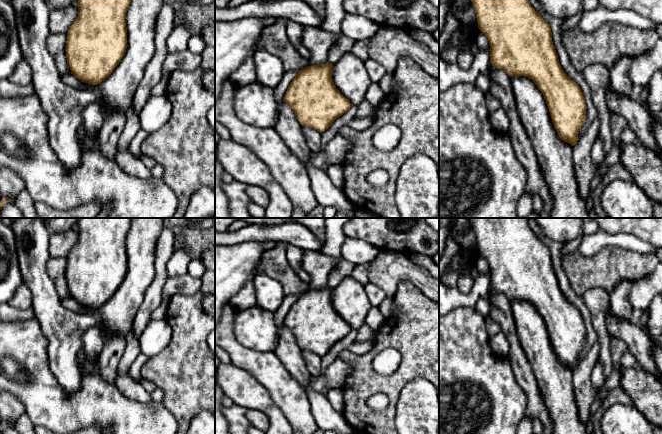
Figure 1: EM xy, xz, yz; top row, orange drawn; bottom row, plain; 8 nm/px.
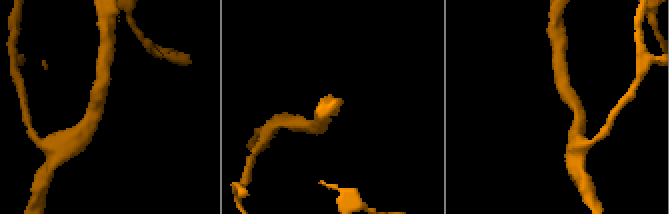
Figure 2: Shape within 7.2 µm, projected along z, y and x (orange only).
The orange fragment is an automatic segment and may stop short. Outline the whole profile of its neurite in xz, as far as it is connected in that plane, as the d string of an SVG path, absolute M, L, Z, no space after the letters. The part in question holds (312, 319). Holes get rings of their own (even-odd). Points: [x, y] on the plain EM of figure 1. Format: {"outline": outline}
{"outline": "M349 276L333 289L327 286L302 293L290 307L283 325L291 330L302 350L322 357L352 330L358 330L372 307L364 285Z"}

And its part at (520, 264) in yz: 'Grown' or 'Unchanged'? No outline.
Grown

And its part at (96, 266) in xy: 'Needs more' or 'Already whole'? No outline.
Needs more

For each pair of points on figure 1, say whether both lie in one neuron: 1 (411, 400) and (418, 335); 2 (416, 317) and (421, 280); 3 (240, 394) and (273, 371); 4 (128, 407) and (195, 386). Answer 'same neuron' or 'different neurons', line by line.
1: different neurons
2: different neurons
3: different neurons
4: different neurons

